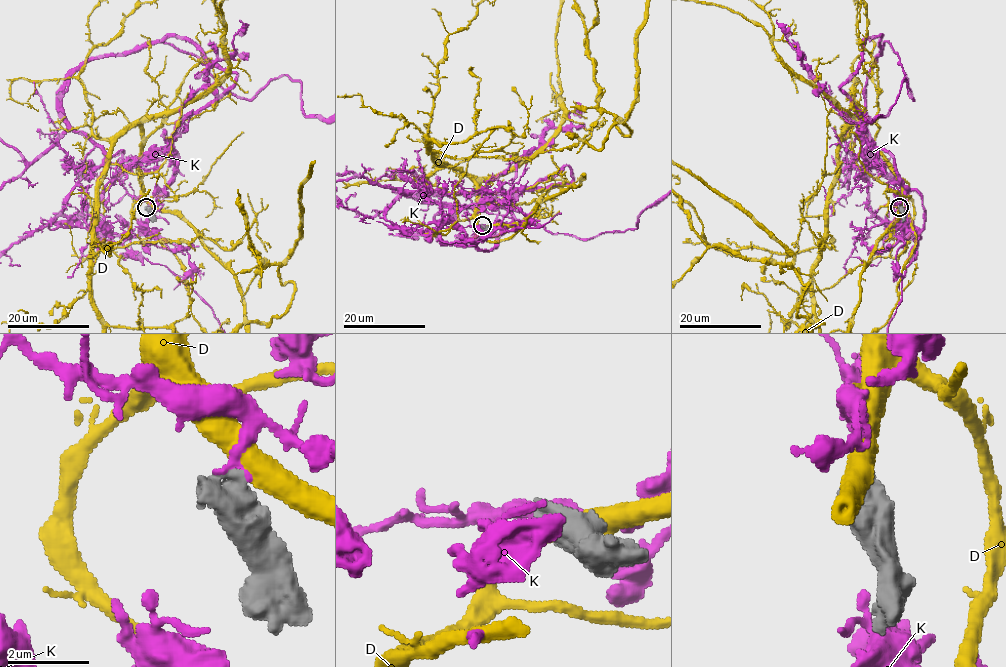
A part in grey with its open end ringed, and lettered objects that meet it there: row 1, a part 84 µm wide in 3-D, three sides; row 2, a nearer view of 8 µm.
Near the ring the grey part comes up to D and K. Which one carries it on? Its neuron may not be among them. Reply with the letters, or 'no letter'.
no letter

